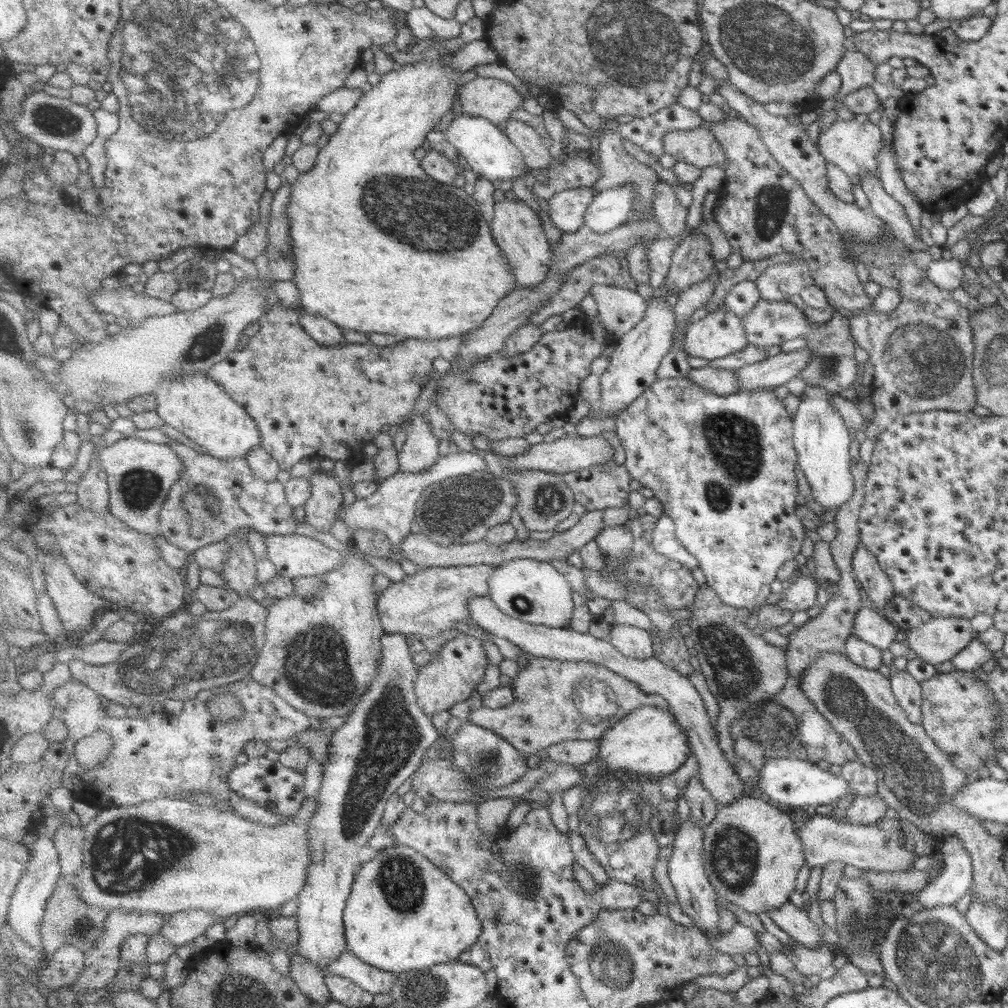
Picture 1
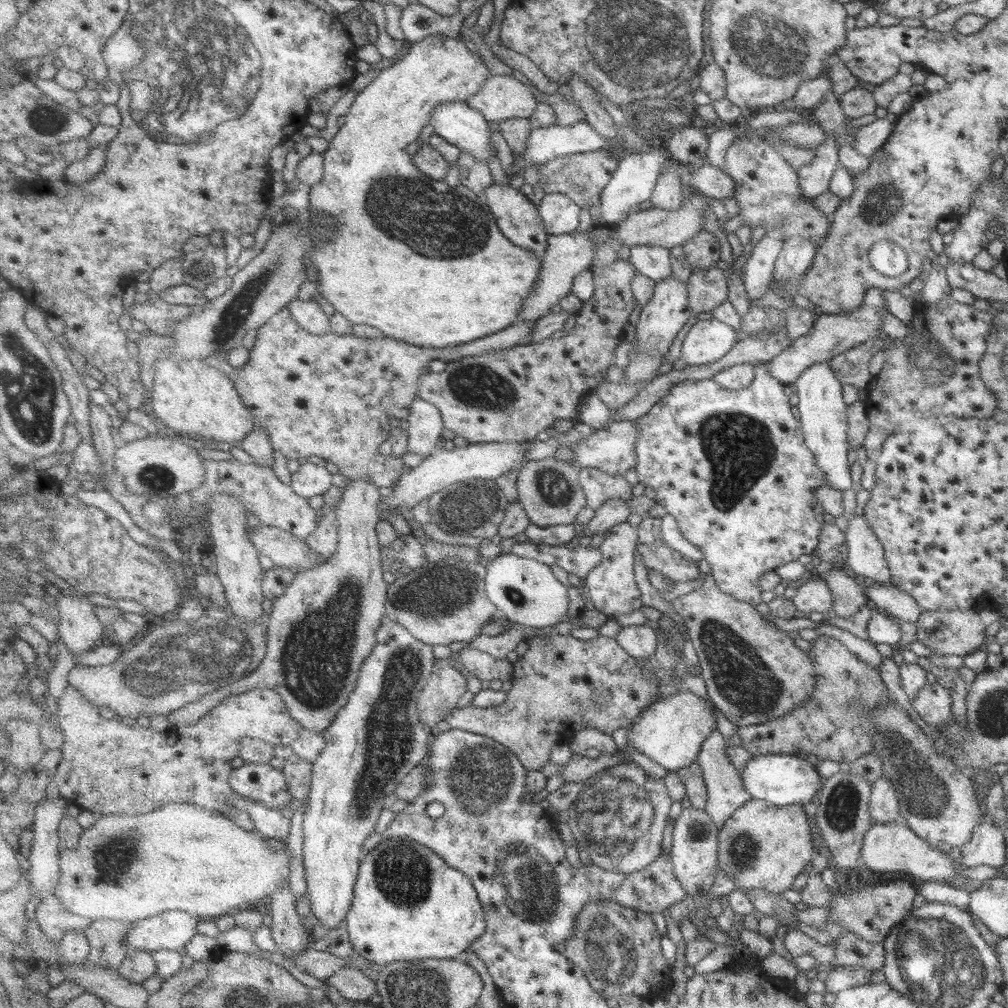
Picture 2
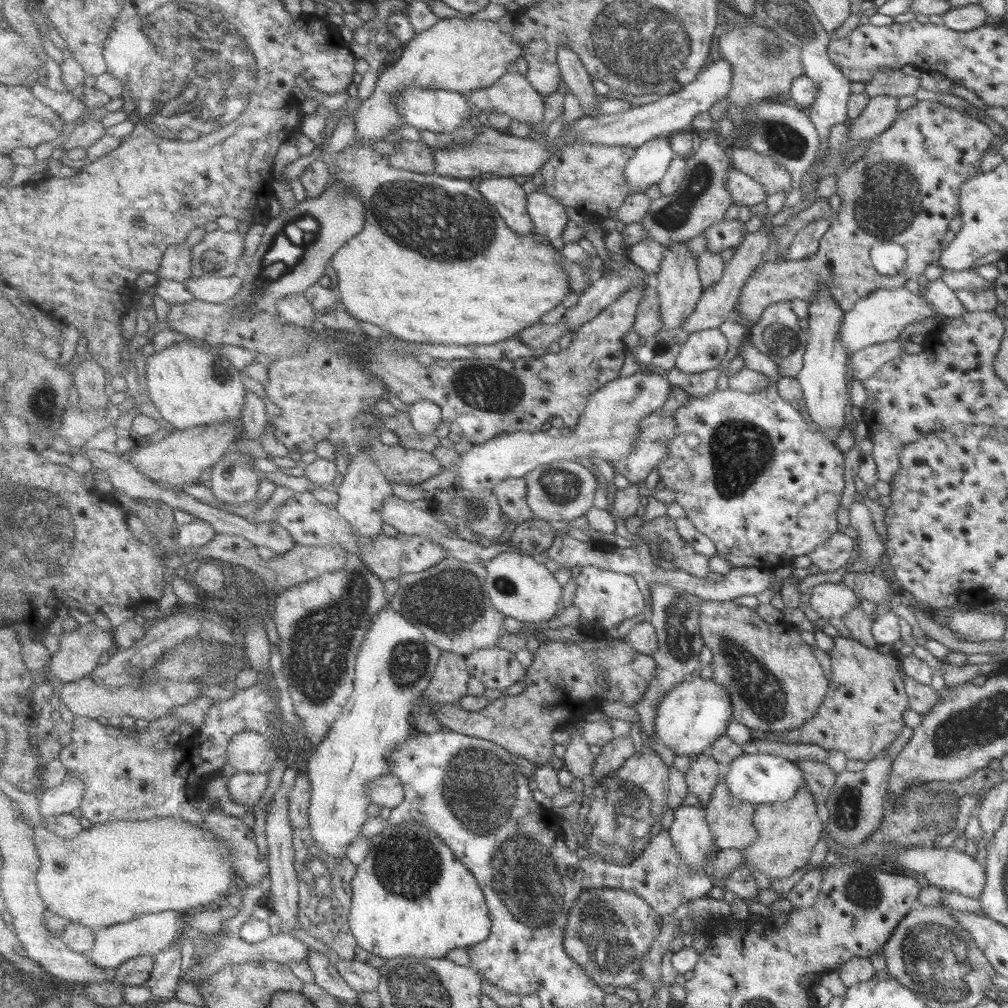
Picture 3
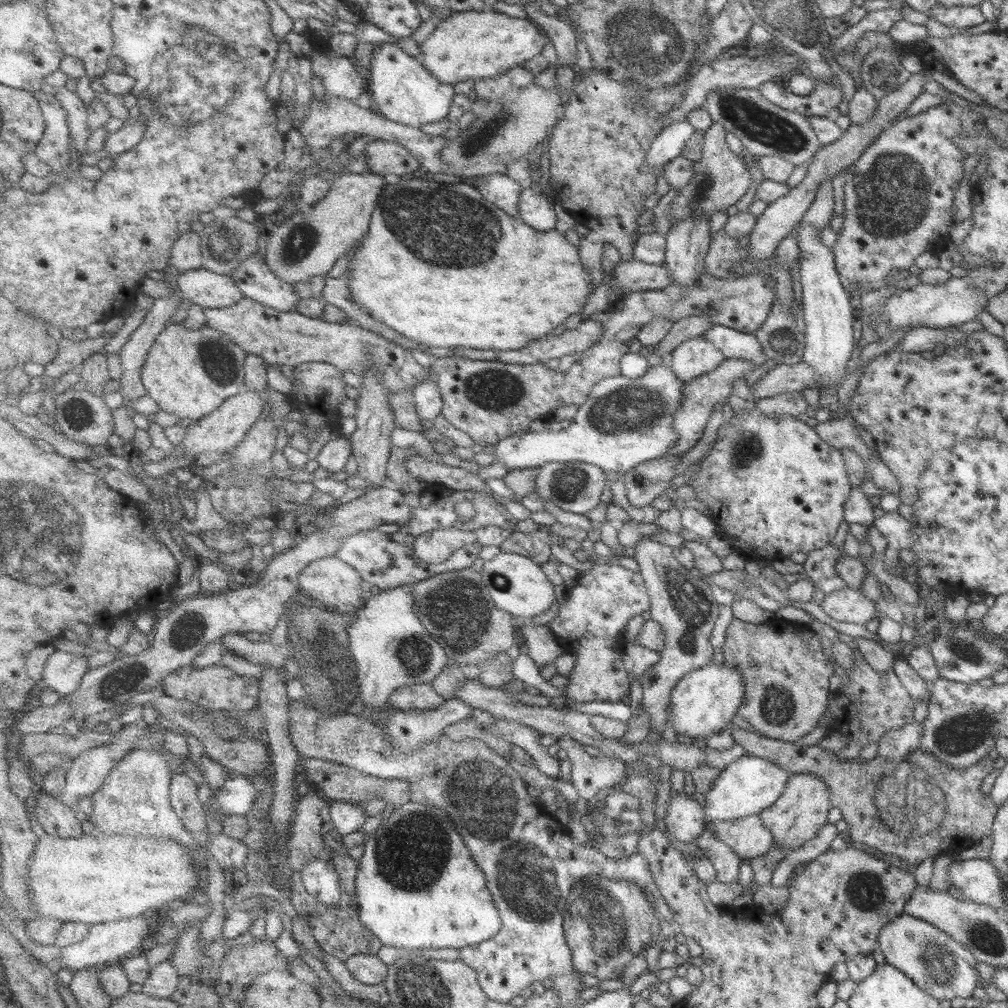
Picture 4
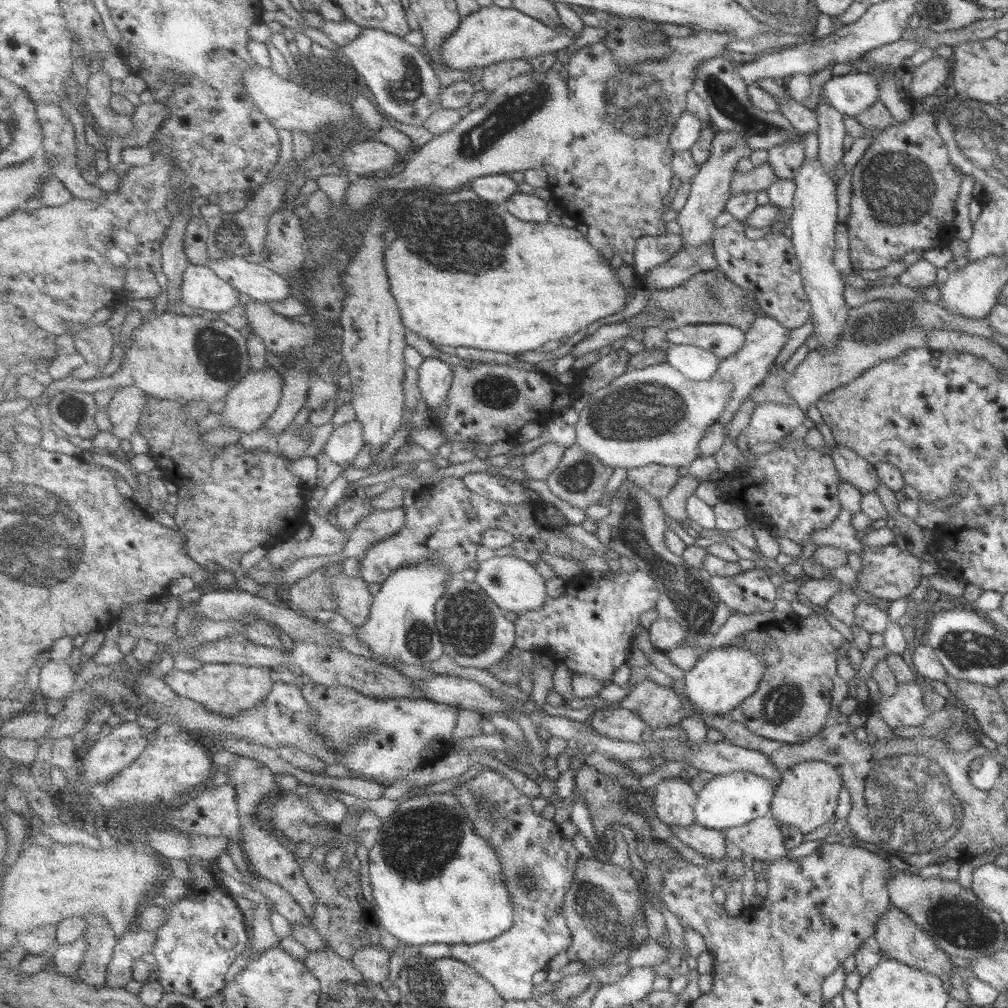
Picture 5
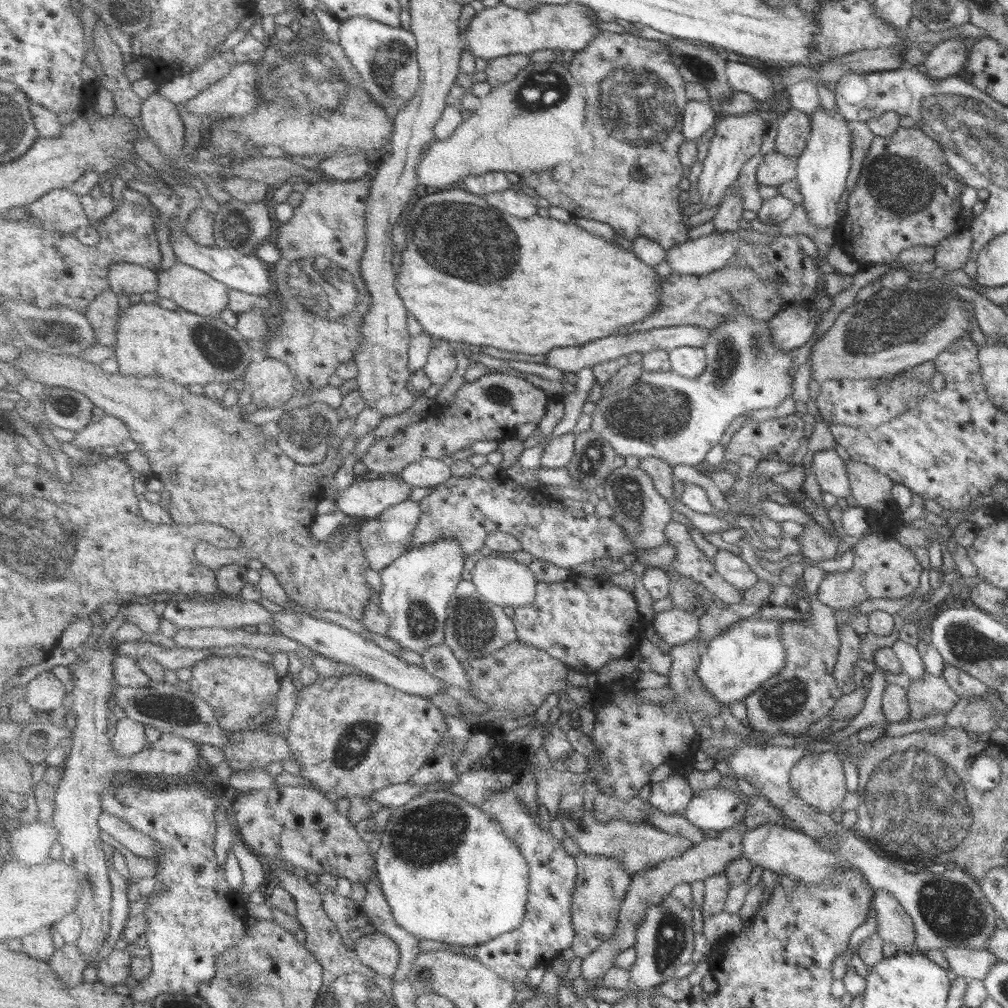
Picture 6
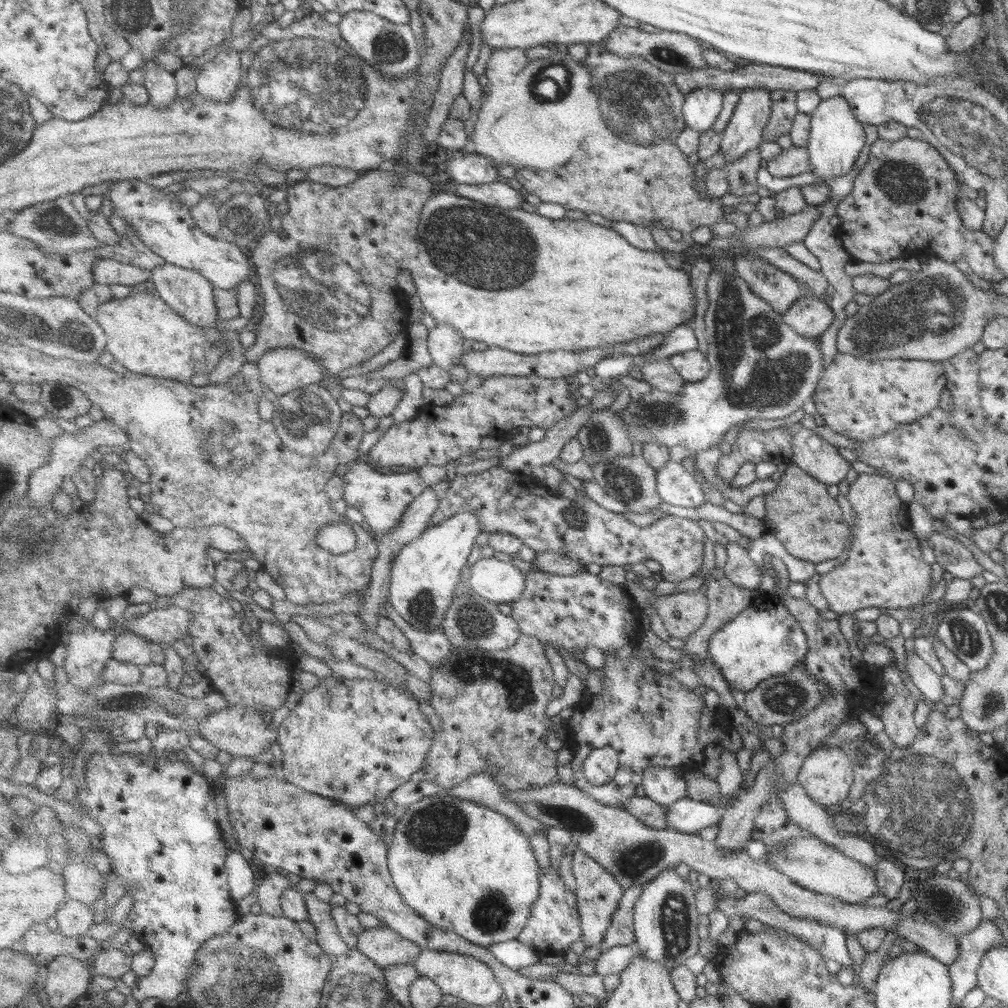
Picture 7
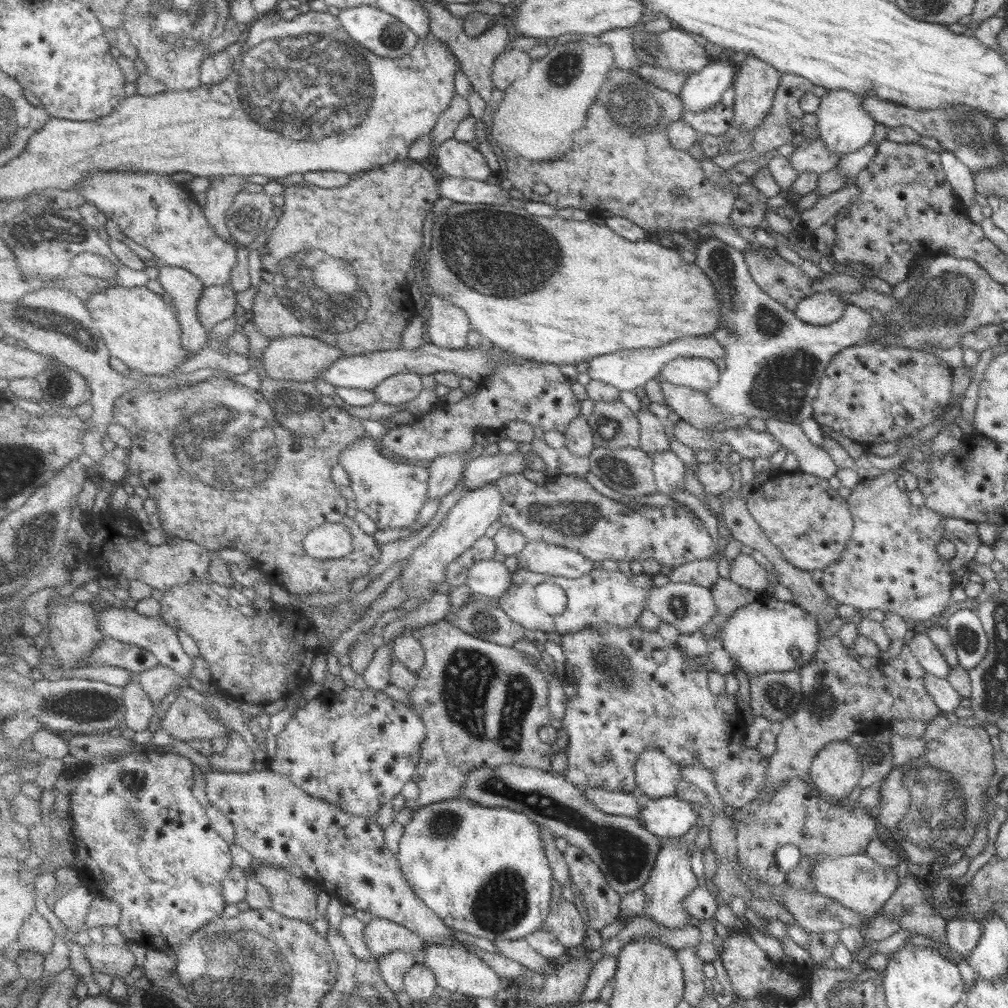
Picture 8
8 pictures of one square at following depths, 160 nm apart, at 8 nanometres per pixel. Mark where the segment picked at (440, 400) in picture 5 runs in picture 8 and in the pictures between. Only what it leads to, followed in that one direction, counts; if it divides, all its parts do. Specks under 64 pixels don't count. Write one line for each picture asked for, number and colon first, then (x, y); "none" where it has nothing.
6: (442, 365)
7: (446, 342)
8: (450, 325)

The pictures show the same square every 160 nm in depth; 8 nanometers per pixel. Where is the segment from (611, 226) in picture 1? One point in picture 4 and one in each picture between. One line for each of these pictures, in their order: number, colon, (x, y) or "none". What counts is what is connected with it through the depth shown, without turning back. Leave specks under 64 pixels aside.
2: (636, 180)
3: (650, 166)
4: (670, 145)

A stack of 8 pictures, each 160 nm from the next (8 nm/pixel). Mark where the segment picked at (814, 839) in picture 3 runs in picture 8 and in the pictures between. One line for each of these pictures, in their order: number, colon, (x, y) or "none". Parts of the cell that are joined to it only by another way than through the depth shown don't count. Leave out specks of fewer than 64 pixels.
4: (796, 817)
5: (807, 795)
6: (818, 779)
7: (827, 773)
8: (836, 770)

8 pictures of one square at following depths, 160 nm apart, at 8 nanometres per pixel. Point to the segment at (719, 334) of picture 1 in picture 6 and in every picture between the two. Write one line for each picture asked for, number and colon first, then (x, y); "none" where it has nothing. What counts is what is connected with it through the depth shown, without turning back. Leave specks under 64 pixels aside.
2: (711, 340)
3: (706, 350)
4: (699, 356)
5: (697, 363)
6: (690, 362)

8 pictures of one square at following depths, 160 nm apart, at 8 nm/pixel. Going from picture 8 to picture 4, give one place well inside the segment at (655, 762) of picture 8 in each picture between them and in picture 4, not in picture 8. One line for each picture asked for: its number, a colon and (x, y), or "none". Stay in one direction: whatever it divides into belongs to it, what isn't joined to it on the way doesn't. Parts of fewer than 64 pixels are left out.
4: (686, 818)
5: (676, 800)
6: (673, 795)
7: (662, 784)

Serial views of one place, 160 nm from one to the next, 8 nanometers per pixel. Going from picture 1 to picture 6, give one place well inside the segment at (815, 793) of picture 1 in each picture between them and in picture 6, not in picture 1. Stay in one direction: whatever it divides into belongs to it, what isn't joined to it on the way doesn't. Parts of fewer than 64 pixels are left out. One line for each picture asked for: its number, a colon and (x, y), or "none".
2: (782, 779)
3: (761, 779)
4: (746, 787)
5: (730, 800)
6: (720, 808)

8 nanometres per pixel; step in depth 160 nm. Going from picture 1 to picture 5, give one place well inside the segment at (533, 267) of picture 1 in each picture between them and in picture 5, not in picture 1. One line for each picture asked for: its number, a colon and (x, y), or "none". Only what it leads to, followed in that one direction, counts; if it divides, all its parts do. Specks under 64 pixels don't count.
2: (520, 219)
3: (510, 198)
4: (504, 191)
5: (497, 188)

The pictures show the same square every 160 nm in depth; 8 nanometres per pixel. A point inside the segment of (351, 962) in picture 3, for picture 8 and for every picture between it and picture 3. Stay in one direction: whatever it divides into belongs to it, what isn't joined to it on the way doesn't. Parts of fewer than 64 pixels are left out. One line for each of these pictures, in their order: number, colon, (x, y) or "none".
4: (369, 968)
5: (374, 961)
6: (379, 951)
7: (386, 946)
8: (383, 935)

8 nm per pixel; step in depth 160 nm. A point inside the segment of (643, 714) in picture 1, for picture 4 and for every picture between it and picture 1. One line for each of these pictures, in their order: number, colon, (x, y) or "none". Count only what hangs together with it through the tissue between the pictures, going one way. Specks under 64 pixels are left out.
2: (674, 729)
3: (691, 718)
4: (706, 701)

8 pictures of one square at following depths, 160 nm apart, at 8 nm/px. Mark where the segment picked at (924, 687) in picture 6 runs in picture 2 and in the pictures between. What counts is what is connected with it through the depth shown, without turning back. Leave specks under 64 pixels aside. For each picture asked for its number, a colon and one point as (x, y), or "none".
2: (825, 726)
3: (861, 715)
4: (870, 703)
5: (904, 709)

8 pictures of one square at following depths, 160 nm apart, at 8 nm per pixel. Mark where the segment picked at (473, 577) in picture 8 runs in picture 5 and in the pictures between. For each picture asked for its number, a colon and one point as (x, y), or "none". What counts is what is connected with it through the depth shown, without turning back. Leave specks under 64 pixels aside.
5: (516, 585)
6: (508, 583)
7: (501, 582)

